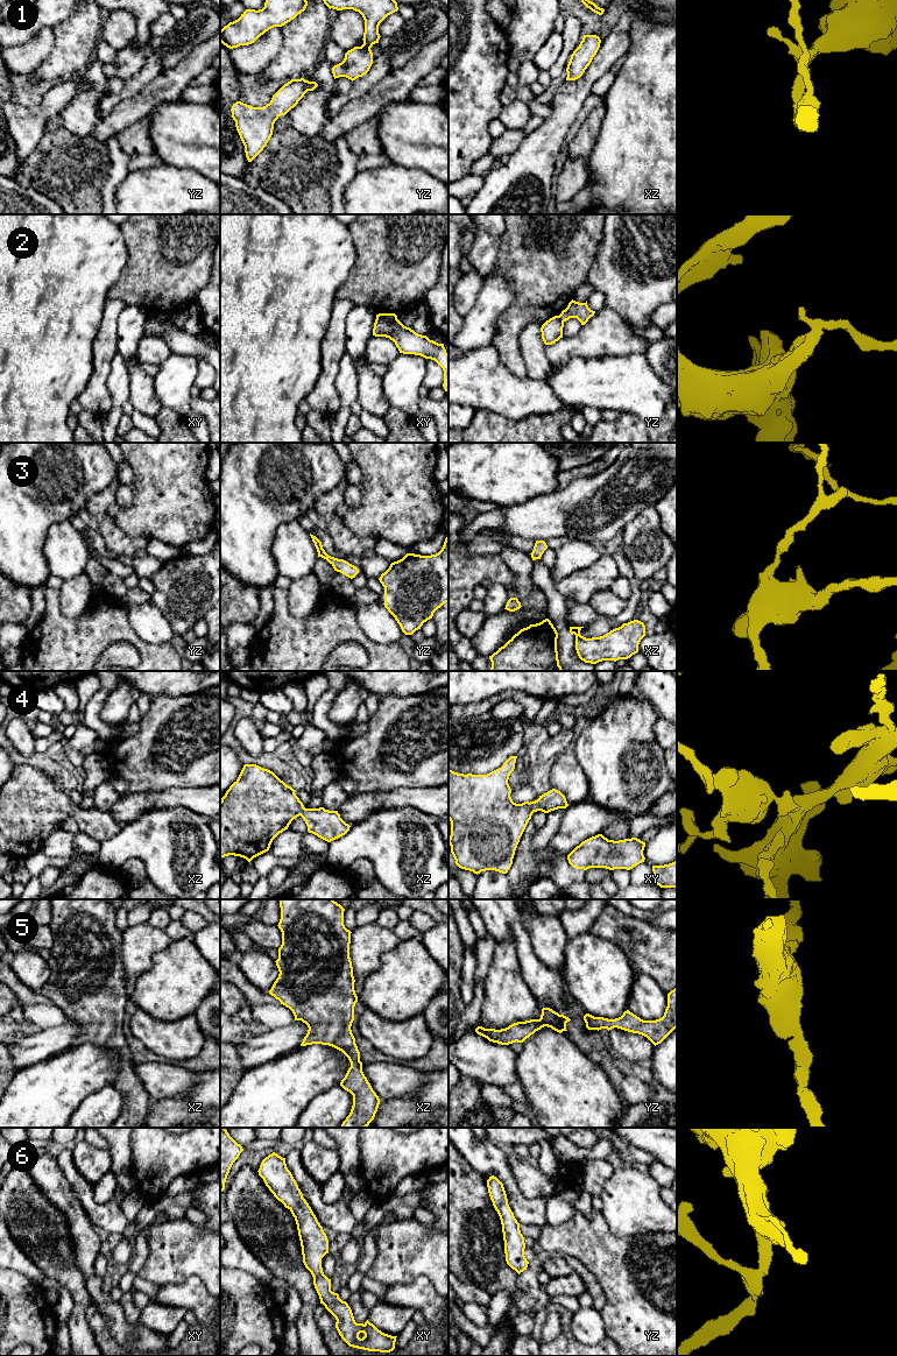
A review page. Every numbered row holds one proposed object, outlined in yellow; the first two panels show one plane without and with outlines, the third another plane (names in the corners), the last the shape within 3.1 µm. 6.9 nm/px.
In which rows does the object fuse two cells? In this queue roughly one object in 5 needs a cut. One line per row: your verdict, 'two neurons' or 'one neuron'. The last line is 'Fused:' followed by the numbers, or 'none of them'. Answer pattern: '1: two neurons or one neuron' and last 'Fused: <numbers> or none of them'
1: one neuron
2: two neurons
3: one neuron
4: one neuron
5: one neuron
6: one neuron
Fused: 2

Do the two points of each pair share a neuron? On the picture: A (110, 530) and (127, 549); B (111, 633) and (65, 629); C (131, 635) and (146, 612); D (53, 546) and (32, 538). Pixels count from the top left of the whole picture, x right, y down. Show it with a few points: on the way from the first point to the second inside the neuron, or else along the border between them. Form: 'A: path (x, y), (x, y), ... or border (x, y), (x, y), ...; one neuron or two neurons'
A: path (113, 535), (122, 544); one neuron
B: path (99, 633), (77, 634); one neuron
C: border (120, 606), (133, 630), (143, 640), (157, 643); two neurons
D: border (58, 521), (48, 528), (43, 542), (49, 570); two neurons

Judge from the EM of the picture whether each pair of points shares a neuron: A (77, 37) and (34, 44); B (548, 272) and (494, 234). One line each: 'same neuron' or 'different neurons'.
A: different neurons
B: different neurons

